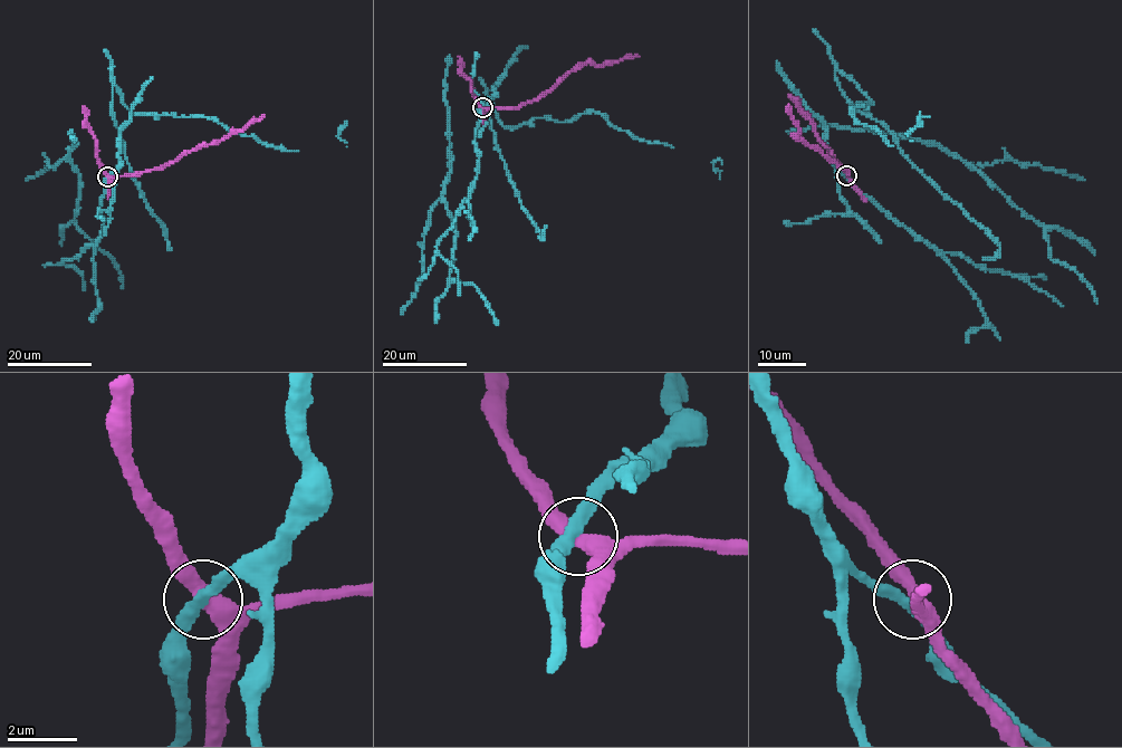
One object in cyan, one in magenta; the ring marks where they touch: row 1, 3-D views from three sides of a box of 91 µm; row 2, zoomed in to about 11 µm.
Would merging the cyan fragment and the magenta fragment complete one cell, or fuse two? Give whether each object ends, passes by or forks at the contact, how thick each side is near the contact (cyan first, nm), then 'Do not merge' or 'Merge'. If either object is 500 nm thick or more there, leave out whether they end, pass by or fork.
At the ring cyan passes by. At the ring magenta passes by. Thickness 320 nm (cyan) against 460 nm. Merge

